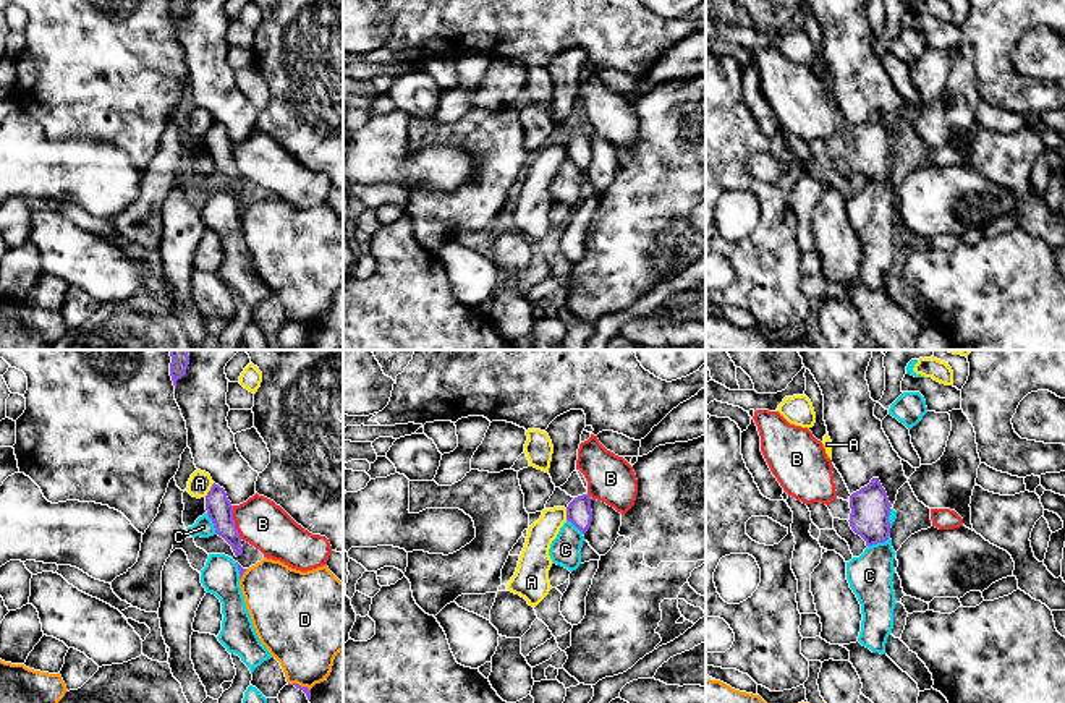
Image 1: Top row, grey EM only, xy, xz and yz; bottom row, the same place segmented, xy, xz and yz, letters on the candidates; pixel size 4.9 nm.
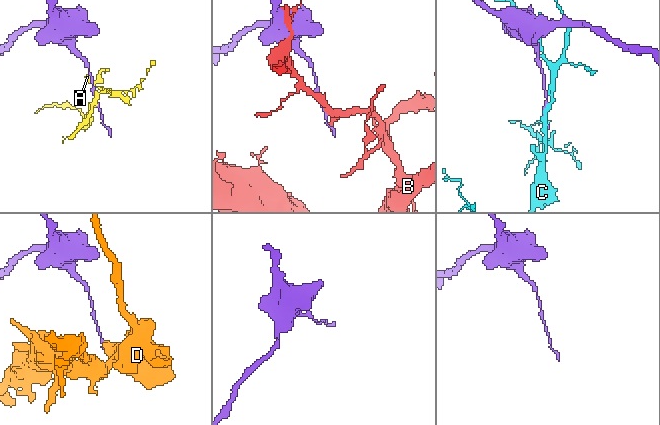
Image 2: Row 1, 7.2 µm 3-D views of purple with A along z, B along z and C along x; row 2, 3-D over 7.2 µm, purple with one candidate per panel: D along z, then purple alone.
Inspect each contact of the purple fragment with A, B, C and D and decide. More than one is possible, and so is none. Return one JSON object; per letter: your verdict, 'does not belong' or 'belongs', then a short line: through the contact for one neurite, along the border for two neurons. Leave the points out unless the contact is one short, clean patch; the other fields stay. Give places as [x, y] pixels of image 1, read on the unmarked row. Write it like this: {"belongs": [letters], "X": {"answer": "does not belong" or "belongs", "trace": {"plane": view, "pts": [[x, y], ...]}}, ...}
{"belongs": [], "A": {"answer": "does not belong", "trace": {"plane": "xy", "pts": [[214, 120], [204, 133]]}}, "B": {"answer": "does not belong"}, "C": {"answer": "does not belong"}, "D": {"answer": "does not belong"}}

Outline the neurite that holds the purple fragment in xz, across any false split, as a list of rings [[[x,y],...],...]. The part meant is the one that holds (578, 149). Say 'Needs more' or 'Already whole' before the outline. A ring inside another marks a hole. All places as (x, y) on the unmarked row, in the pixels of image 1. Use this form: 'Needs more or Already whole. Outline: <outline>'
Already whole. Outline: [[[589,131],[578,133],[568,141],[566,157],[571,159],[583,172],[588,168],[592,159]]]

